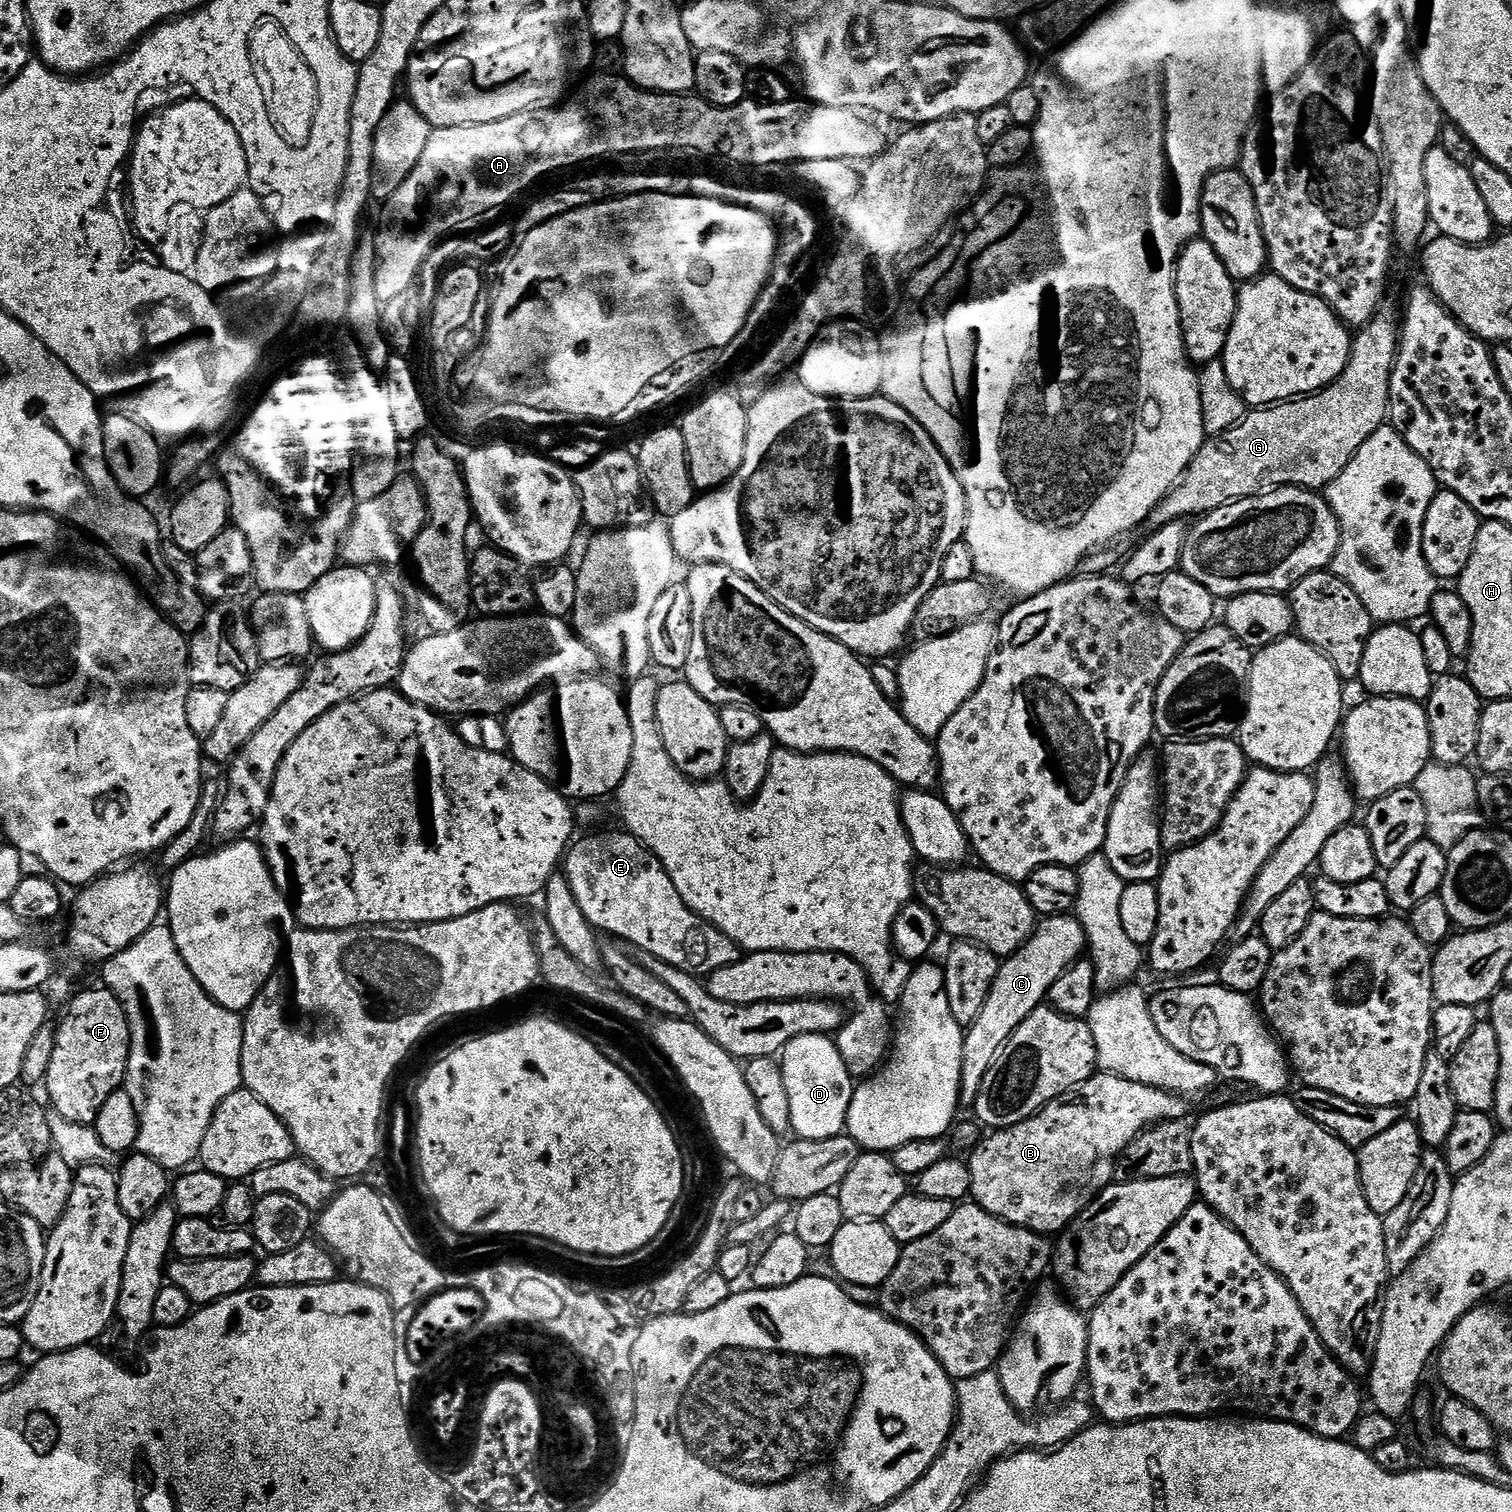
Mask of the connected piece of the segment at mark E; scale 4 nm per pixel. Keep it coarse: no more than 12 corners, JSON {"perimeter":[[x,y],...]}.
{"perimeter":[[631,832],[562,864],[592,927],[701,978],[740,945],[693,914]]}

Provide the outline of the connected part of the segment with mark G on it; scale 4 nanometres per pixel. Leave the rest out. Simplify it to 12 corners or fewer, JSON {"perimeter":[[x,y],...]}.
{"perimeter":[[1402,320],[1327,388],[1205,439],[1153,529],[1324,490],[1385,427]]}

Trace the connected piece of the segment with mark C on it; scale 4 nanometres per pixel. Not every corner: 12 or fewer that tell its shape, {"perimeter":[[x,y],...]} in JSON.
{"perimeter":[[1041,919],[964,1033],[961,1105],[1085,952],[1084,921]]}

